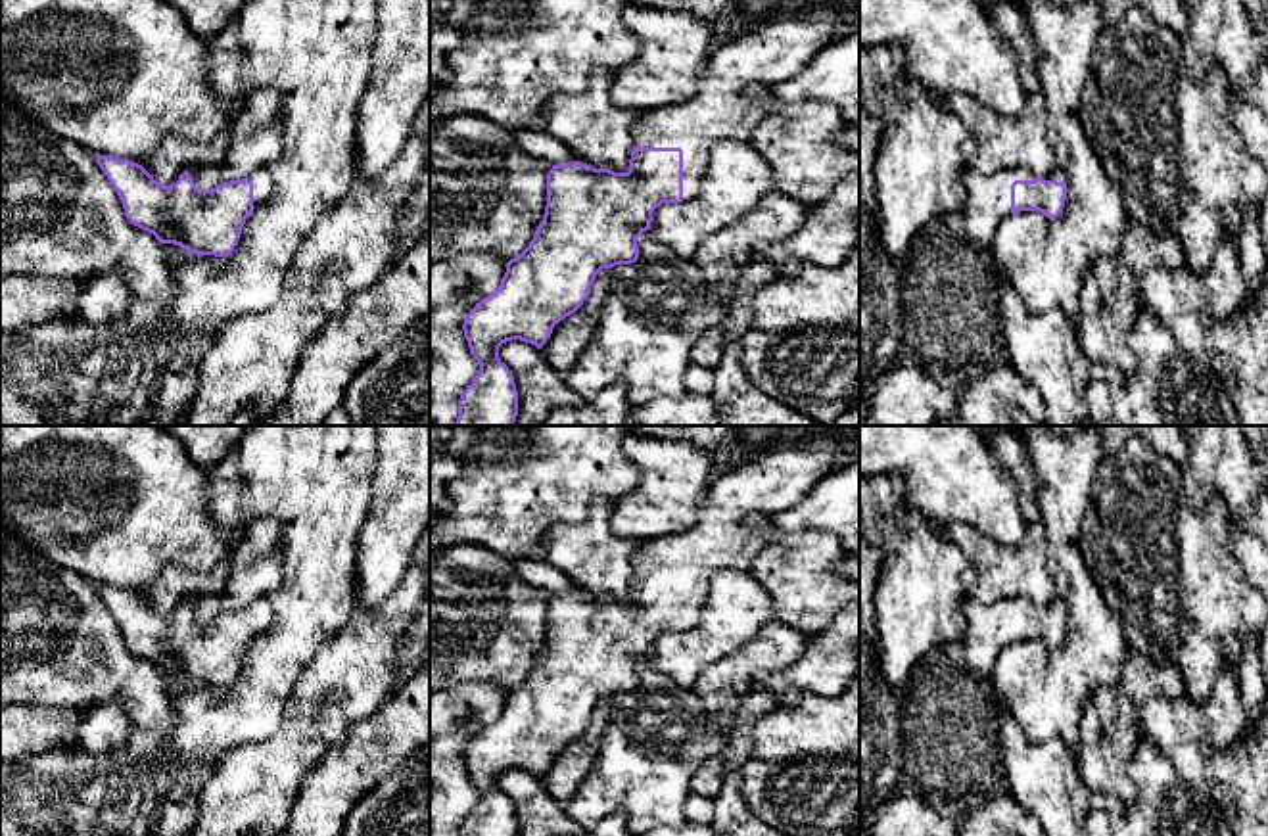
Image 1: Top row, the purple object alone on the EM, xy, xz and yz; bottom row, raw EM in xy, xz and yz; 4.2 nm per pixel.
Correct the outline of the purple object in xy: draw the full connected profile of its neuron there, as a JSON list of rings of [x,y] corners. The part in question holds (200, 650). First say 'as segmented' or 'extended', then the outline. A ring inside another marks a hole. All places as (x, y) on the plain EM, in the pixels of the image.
extended | [[[96,585],[96,592],[117,621],[130,654],[190,685],[228,686],[246,648],[274,621],[265,596],[247,608],[200,619],[188,600],[175,614],[163,615],[134,591]]]

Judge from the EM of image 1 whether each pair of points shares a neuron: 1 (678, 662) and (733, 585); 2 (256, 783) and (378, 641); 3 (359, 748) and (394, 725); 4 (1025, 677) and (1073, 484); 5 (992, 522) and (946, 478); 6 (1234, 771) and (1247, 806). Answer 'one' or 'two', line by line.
1: one
2: one
3: one
4: one
5: one
6: one

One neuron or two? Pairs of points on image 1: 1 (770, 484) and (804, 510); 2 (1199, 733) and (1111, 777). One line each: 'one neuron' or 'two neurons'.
1: two neurons
2: two neurons

